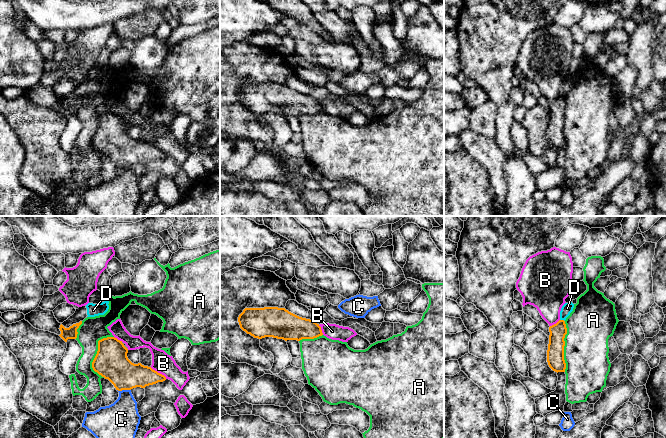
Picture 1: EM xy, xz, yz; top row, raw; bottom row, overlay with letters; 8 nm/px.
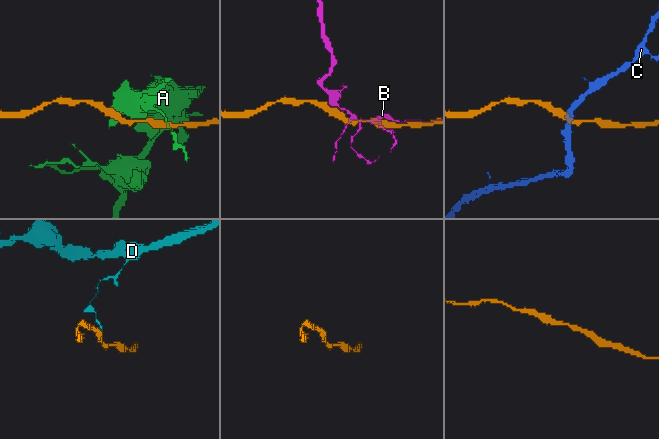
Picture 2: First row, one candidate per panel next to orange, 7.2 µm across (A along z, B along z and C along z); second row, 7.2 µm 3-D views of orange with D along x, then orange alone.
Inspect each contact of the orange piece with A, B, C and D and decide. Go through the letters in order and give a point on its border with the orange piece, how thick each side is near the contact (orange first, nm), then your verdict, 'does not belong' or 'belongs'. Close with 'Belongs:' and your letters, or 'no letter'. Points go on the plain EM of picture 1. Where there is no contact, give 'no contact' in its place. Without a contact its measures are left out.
A: contact xy (97, 129); calibres 280 and 200 nm; does not belong
B: contact xy (157, 148); calibres 220 and 160 nm; does not belong
C: contact xy (124, 165); calibres 280 and 300 nm; does not belong
D: contact yz (562, 96); calibres 130 and 90 nm; does not belong
Belongs: no letter

